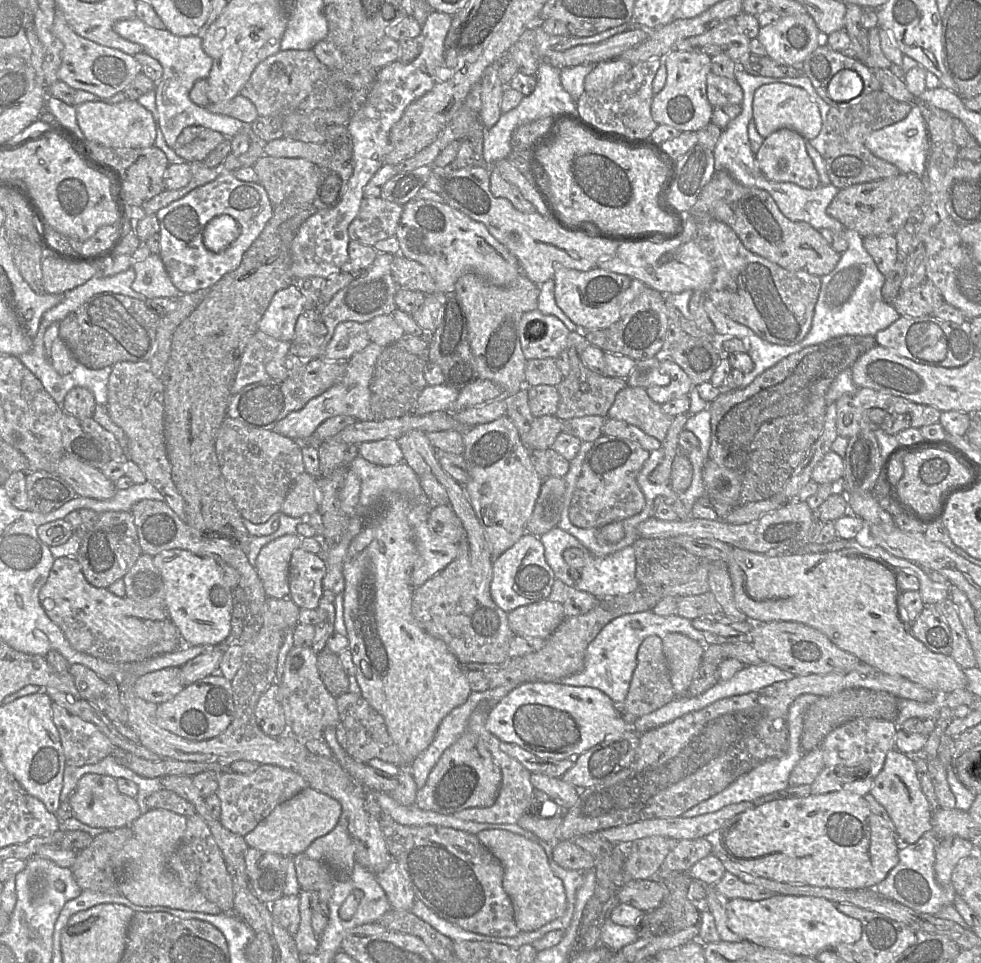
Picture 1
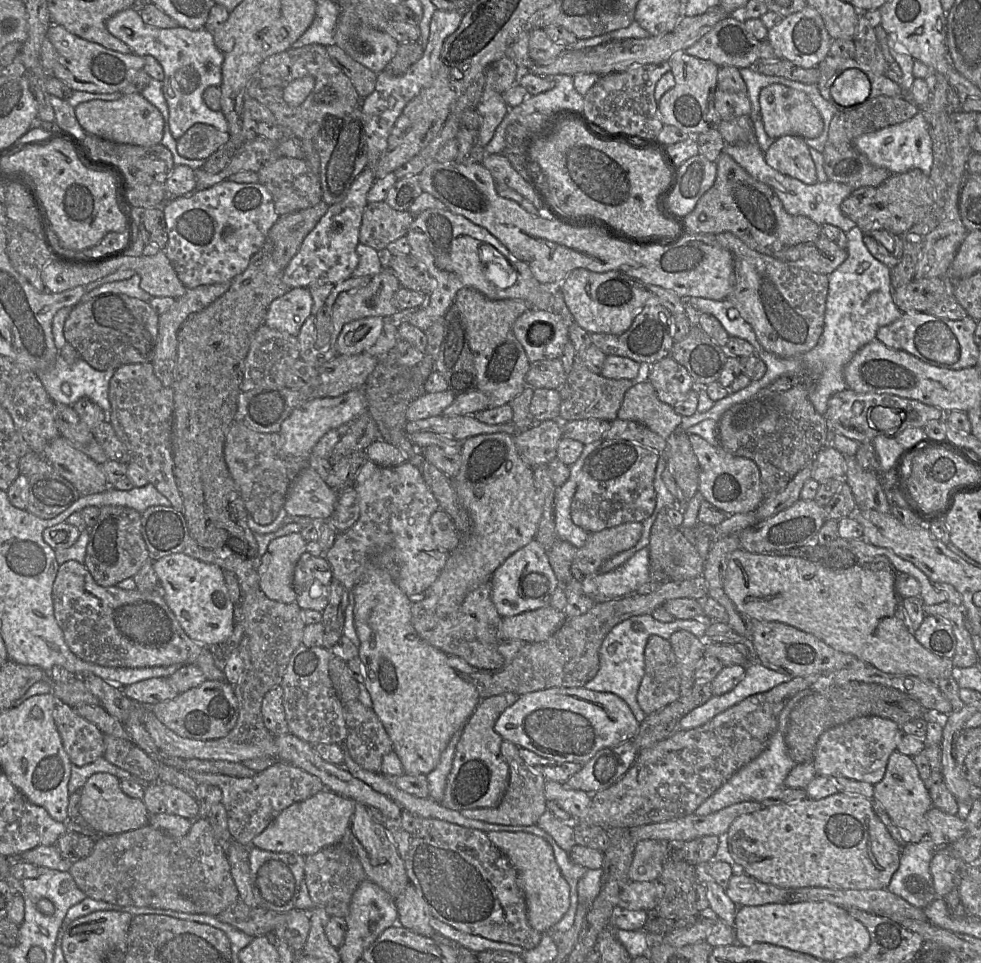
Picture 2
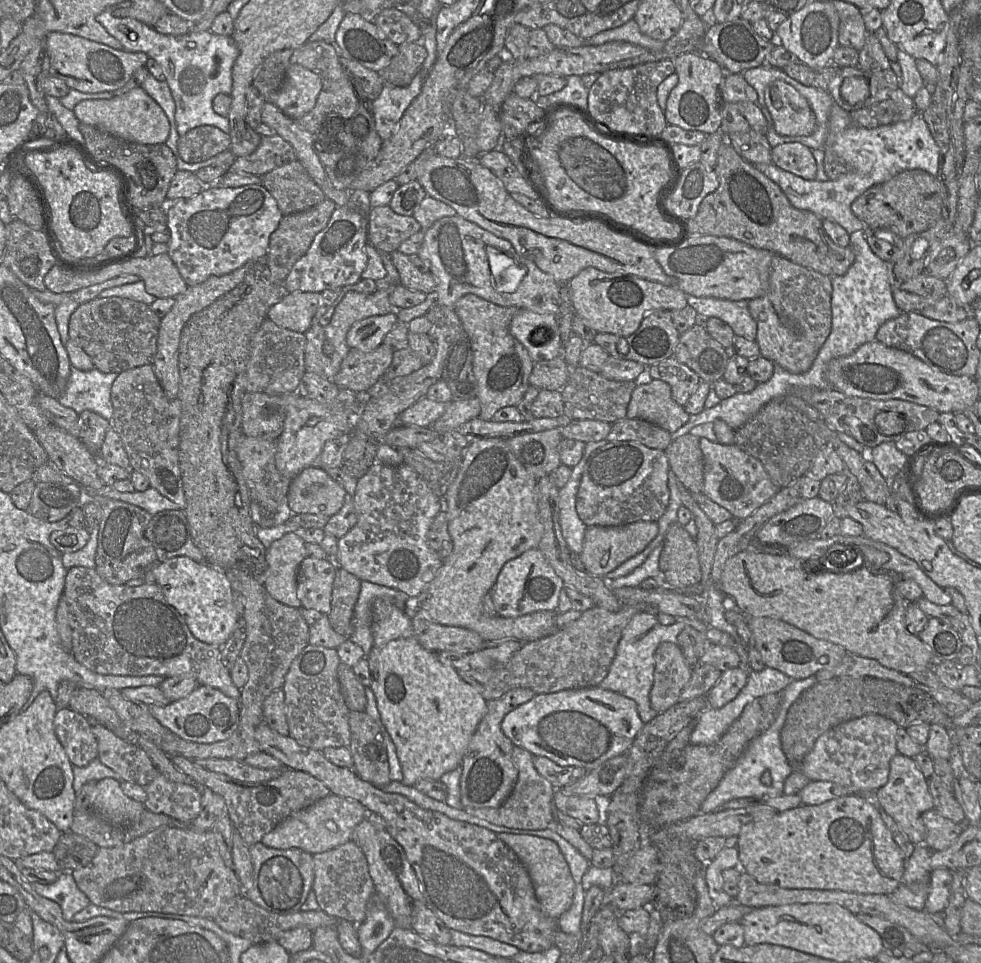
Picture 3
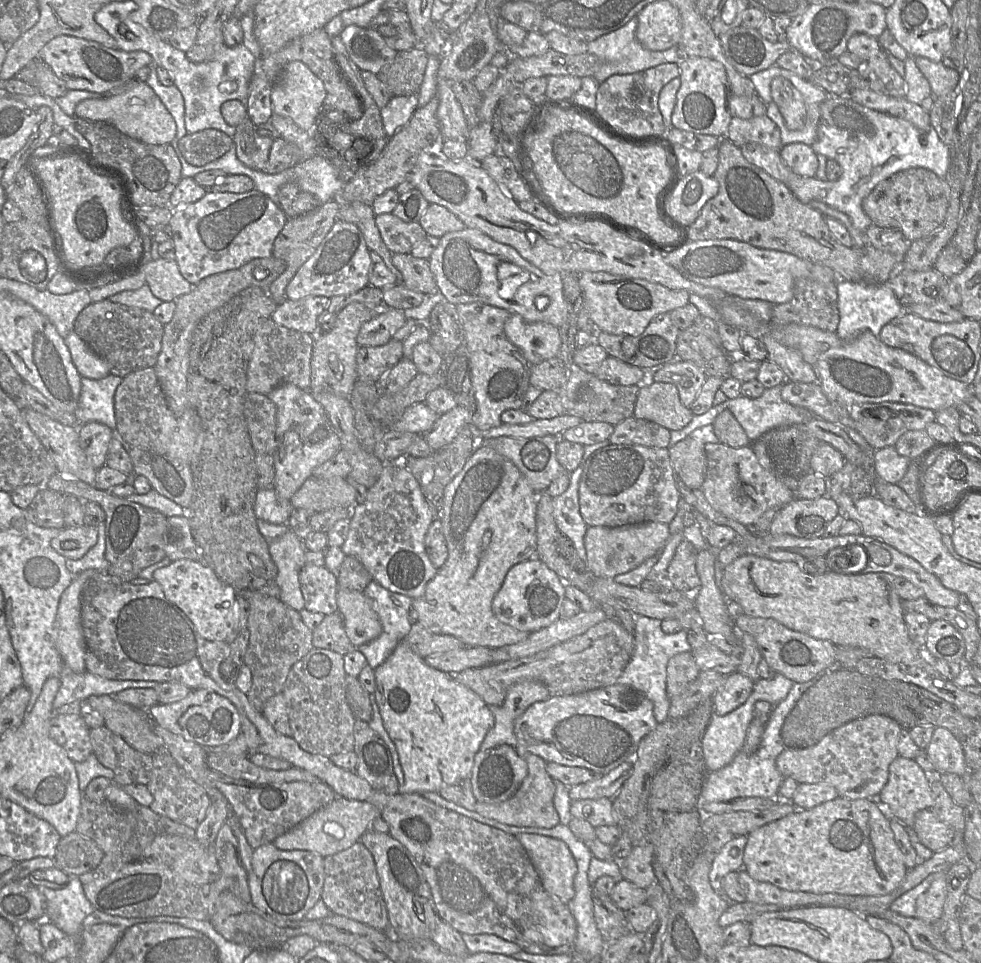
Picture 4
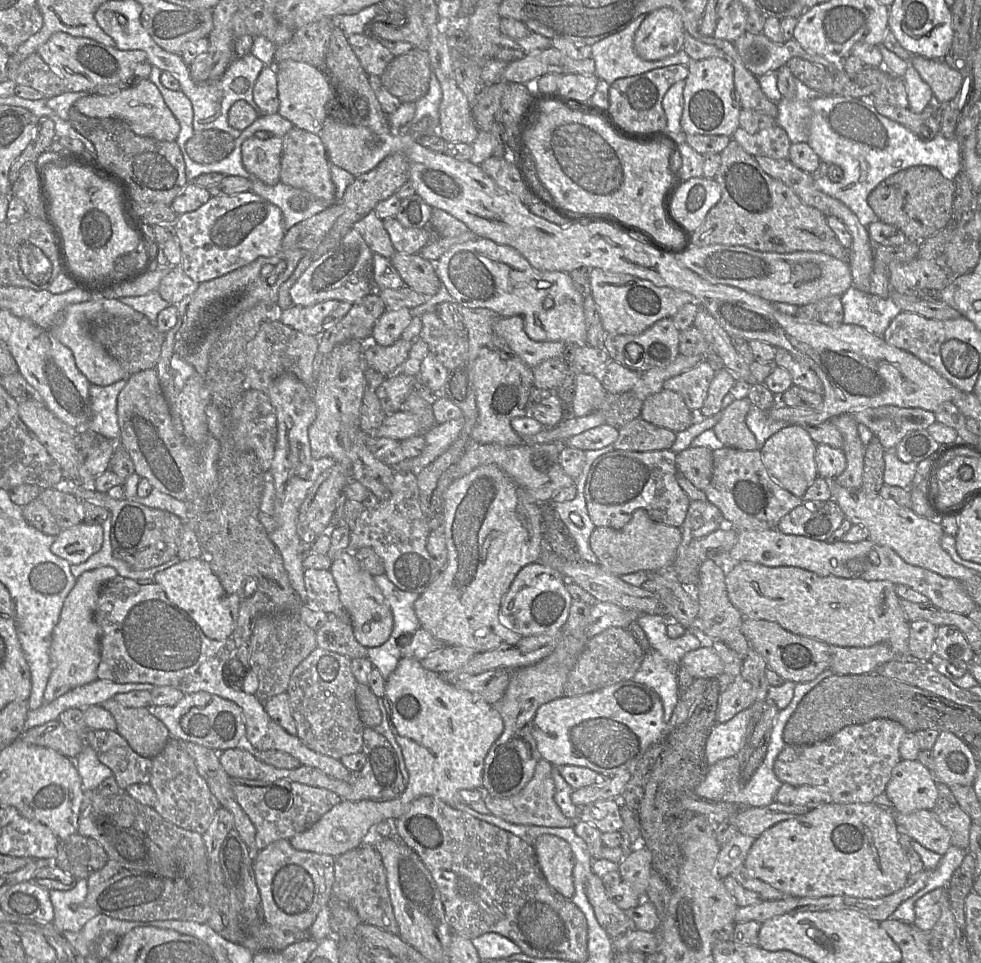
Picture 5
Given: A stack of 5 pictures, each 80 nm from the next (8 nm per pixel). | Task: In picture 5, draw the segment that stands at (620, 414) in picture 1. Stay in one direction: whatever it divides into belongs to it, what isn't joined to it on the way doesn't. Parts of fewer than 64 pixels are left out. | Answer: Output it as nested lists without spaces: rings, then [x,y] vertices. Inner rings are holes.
[[[663,389],[643,401],[640,417],[678,433],[694,424],[694,413],[698,412],[691,411],[680,394]]]

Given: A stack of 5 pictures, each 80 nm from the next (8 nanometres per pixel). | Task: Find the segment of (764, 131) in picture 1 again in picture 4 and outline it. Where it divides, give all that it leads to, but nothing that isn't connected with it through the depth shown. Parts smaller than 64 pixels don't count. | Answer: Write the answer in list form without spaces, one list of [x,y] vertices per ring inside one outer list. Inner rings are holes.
[[[776,77],[771,82],[771,96],[786,127],[792,131],[803,129],[807,120],[807,109],[798,89],[788,79]]]

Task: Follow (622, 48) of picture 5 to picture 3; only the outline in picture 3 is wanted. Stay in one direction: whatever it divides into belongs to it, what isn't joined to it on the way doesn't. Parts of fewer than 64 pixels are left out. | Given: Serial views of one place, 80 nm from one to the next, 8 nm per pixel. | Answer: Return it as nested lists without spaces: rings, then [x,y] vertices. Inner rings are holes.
[[[635,19],[629,20],[620,27],[600,32],[586,41],[593,46],[611,41],[625,41],[649,50],[662,50],[665,44],[664,41],[659,41],[643,34]]]

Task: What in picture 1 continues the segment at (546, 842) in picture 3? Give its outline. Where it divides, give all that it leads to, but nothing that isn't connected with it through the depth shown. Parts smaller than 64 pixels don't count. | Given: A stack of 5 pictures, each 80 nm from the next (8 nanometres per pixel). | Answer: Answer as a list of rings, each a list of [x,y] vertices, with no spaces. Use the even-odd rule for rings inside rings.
[[[483,830],[476,836],[503,866],[503,888],[511,900],[514,920],[520,931],[537,930],[563,916],[565,888],[551,870],[546,852],[539,844],[506,830]]]

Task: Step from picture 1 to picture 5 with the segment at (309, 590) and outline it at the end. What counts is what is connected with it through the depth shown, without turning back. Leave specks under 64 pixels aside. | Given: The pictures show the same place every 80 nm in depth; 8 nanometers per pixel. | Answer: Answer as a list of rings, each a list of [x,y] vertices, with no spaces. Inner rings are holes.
[[[304,570],[304,585],[307,593],[306,606],[311,610],[329,614],[343,609],[339,589],[329,570]]]

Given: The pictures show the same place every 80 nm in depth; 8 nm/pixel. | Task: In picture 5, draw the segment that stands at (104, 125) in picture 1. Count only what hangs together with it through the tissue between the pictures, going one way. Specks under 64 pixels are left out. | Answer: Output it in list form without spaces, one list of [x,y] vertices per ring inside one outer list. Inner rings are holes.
[[[148,78],[138,84],[119,92],[101,96],[91,94],[78,99],[74,106],[80,113],[91,118],[113,118],[125,122],[131,130],[140,136],[158,141],[175,141],[180,131],[180,125],[174,114],[166,105],[157,86]]]

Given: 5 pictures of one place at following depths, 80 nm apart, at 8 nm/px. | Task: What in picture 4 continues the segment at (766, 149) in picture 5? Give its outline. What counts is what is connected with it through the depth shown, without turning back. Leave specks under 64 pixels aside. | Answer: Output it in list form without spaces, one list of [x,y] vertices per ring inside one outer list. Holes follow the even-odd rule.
[[[767,115],[750,119],[732,117],[724,138],[729,138],[738,147],[750,142],[763,144],[777,151],[783,147],[781,131]]]

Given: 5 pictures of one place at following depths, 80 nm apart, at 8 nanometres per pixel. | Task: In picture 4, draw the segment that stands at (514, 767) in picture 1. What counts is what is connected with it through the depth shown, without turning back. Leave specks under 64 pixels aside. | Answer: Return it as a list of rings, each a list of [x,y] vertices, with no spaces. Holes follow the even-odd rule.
[[[528,752],[526,763],[527,776],[509,799],[497,804],[477,802],[474,811],[483,817],[511,826],[553,828],[560,824],[558,813],[553,804],[556,786],[554,780],[546,771],[546,761]]]

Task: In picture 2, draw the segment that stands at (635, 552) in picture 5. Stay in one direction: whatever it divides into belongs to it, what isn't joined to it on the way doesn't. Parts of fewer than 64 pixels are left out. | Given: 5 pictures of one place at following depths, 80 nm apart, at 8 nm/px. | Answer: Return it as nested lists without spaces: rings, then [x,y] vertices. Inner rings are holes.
[[[627,522],[589,533],[585,545],[577,549],[572,563],[583,575],[594,575],[606,560],[634,547],[642,530],[642,522]]]

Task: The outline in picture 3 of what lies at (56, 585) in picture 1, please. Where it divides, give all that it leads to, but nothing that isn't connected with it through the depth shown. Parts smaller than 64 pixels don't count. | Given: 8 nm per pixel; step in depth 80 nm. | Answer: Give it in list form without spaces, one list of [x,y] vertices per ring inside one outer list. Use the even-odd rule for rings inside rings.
[[[72,567],[67,570],[63,597],[69,607],[72,655],[87,669],[104,675],[190,677],[200,685],[216,688],[239,701],[241,691],[233,683],[229,670],[222,664],[221,647],[195,638],[183,616],[166,600],[157,583],[140,586],[113,585],[103,580],[95,569]]]

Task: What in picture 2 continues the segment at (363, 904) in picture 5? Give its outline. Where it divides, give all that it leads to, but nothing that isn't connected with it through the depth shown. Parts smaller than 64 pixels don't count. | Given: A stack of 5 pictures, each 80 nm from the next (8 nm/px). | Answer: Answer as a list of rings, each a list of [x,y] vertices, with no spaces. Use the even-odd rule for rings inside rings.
[[[342,844],[326,847],[305,857],[304,884],[314,905],[323,908],[329,916],[348,916],[353,893],[365,879],[367,875],[361,862]]]

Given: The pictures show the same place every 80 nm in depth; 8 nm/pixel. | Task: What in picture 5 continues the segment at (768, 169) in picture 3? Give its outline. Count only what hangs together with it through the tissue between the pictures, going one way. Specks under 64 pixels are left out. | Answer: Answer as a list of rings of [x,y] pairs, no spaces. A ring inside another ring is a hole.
[[[818,96],[811,100],[812,116],[810,119],[808,145],[827,164],[836,164],[843,170],[844,176],[840,182],[833,182],[827,176],[815,178],[816,187],[827,195],[840,200],[858,217],[860,223],[867,227],[878,218],[867,199],[871,191],[892,174],[916,165],[932,166],[947,179],[954,181],[963,169],[962,142],[958,137],[946,138],[940,132],[931,140],[925,140],[908,128],[880,114],[868,98],[847,96]]]

